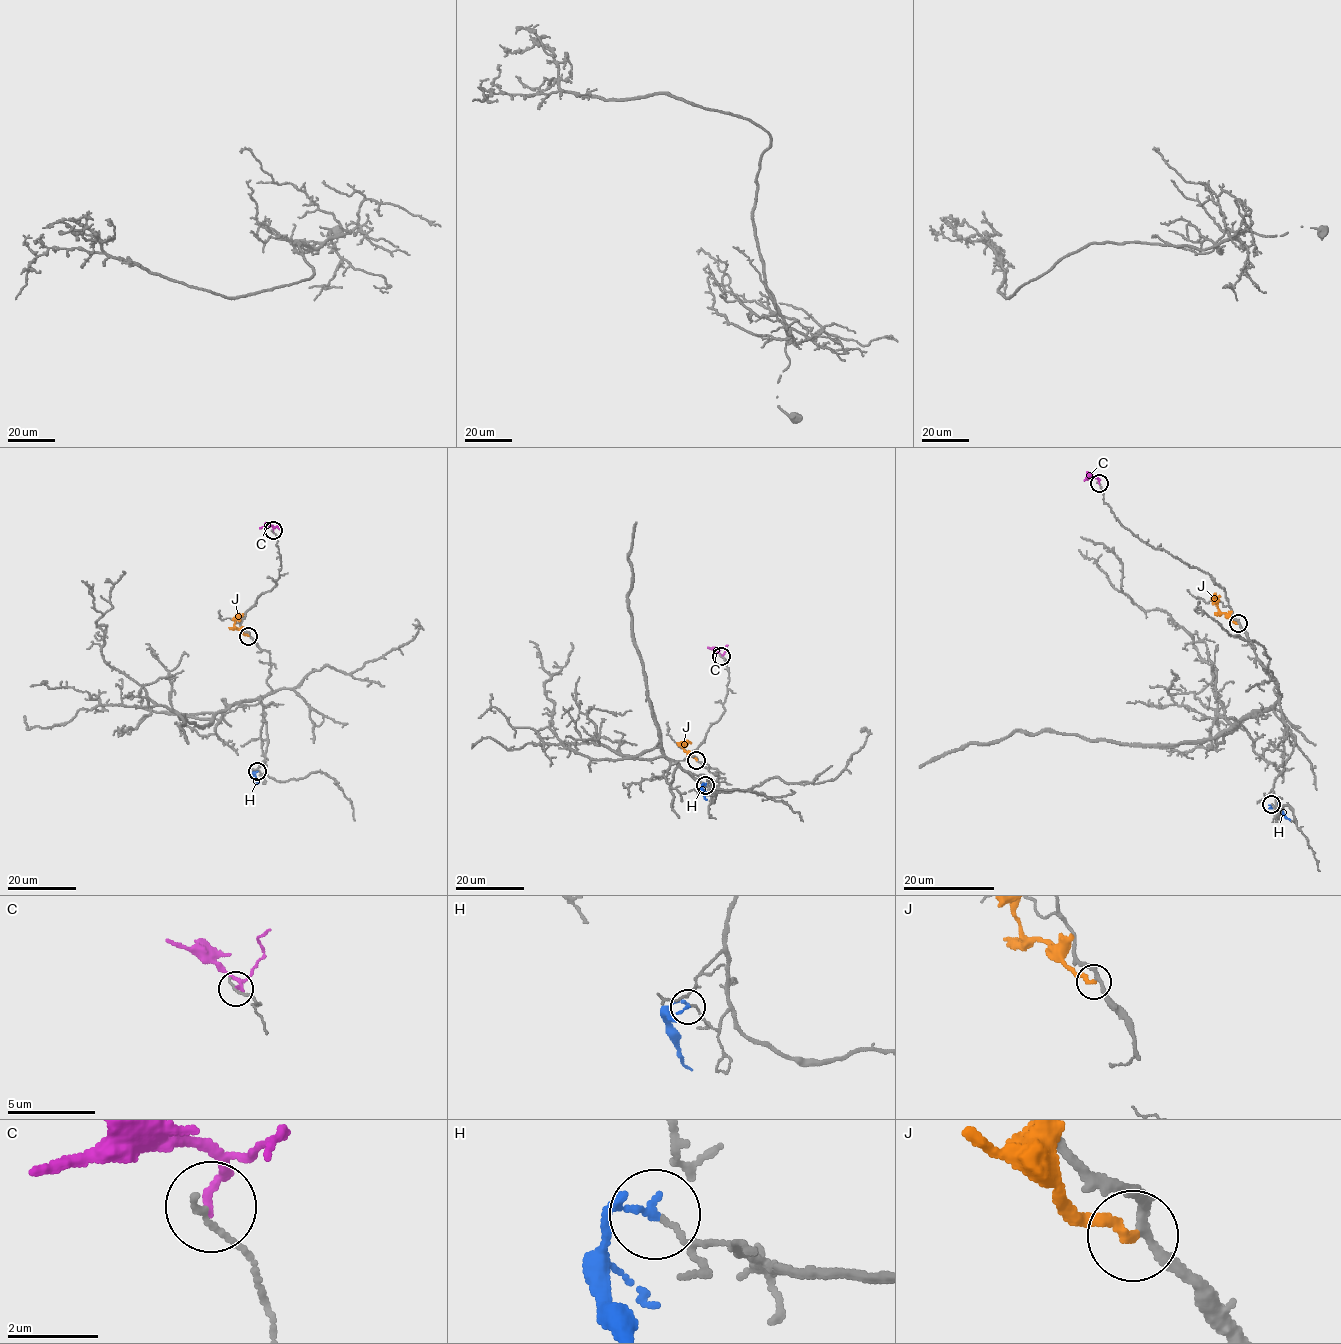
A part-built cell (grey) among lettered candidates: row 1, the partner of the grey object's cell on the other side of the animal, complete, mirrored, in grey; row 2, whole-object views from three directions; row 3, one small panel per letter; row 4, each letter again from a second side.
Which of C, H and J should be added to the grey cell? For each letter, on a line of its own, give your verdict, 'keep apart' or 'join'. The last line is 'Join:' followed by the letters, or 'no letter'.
C: keep apart
H: keep apart
J: keep apart
Join: no letter

